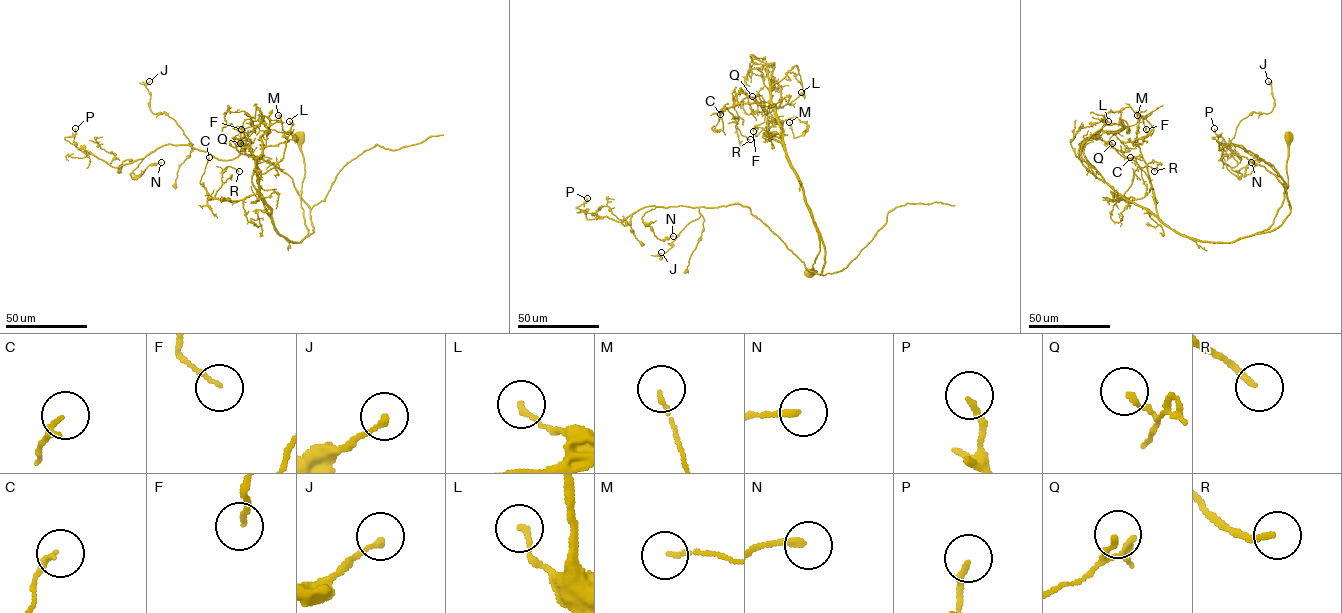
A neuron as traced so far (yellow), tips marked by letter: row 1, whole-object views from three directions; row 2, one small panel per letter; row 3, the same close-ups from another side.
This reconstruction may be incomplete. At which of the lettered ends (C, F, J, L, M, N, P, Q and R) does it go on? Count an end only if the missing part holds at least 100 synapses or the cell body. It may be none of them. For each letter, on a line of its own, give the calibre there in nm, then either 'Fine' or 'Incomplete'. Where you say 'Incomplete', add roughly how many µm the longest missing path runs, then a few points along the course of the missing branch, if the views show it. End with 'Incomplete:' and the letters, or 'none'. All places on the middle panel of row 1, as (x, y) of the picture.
C: Thickness 180 nm. Fine
F: Thickness 110 nm. Fine
J: Thickness 200 nm. Fine
L: Thickness 160 nm. Fine
M: Thickness 110 nm. Fine
N: Thickness 190 nm. Fine
P: Thickness 170 nm. Fine
Q: Thickness 160 nm. Fine
R: Thickness 160 nm. Fine
Incomplete: none

